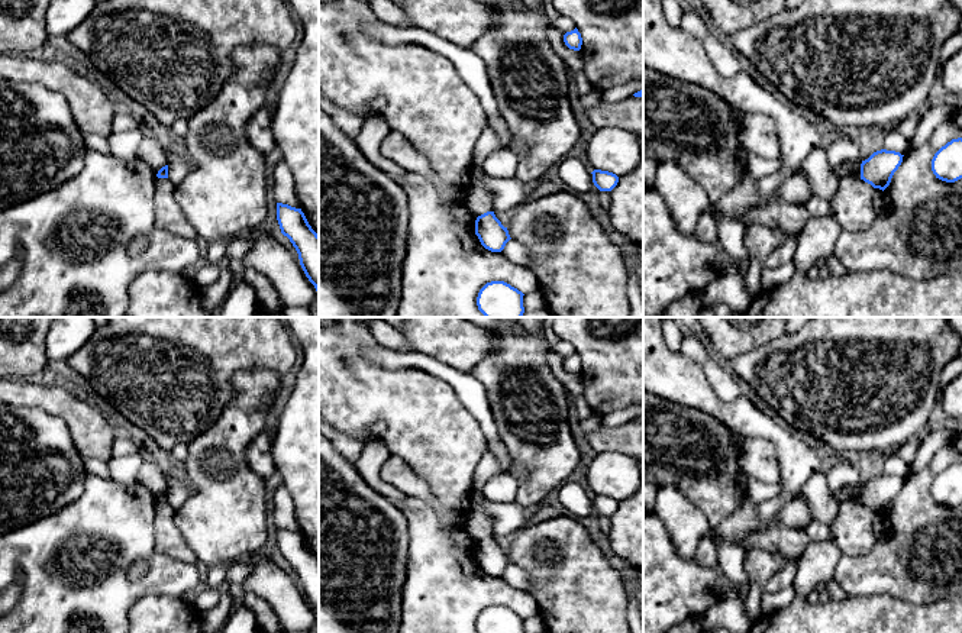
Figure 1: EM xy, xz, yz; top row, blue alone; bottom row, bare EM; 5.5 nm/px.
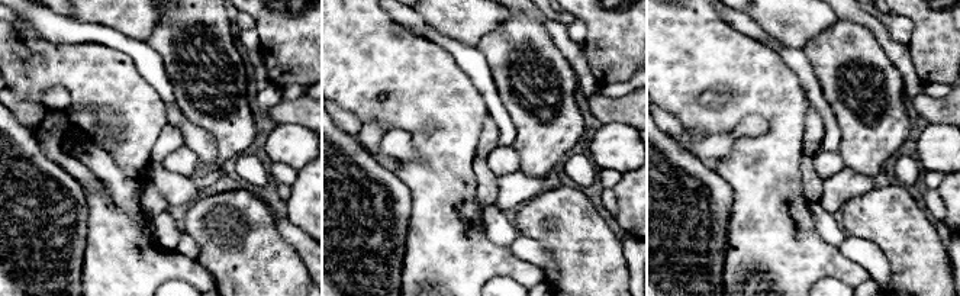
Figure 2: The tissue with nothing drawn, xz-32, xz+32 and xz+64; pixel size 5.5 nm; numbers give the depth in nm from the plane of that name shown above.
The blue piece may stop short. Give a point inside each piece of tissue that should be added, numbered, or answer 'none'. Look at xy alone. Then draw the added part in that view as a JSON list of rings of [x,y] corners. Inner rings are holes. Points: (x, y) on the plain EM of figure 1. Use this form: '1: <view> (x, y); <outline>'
none

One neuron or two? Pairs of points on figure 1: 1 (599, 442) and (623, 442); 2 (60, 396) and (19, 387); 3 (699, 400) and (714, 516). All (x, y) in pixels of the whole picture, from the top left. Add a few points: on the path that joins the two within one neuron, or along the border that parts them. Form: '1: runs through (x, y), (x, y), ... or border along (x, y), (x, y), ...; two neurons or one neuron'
1: runs through (604, 442), (617, 442); one neuron
2: runs through (49, 396), (29, 394); one neuron
3: border along (668, 399), (709, 413), (729, 429); two neurons

